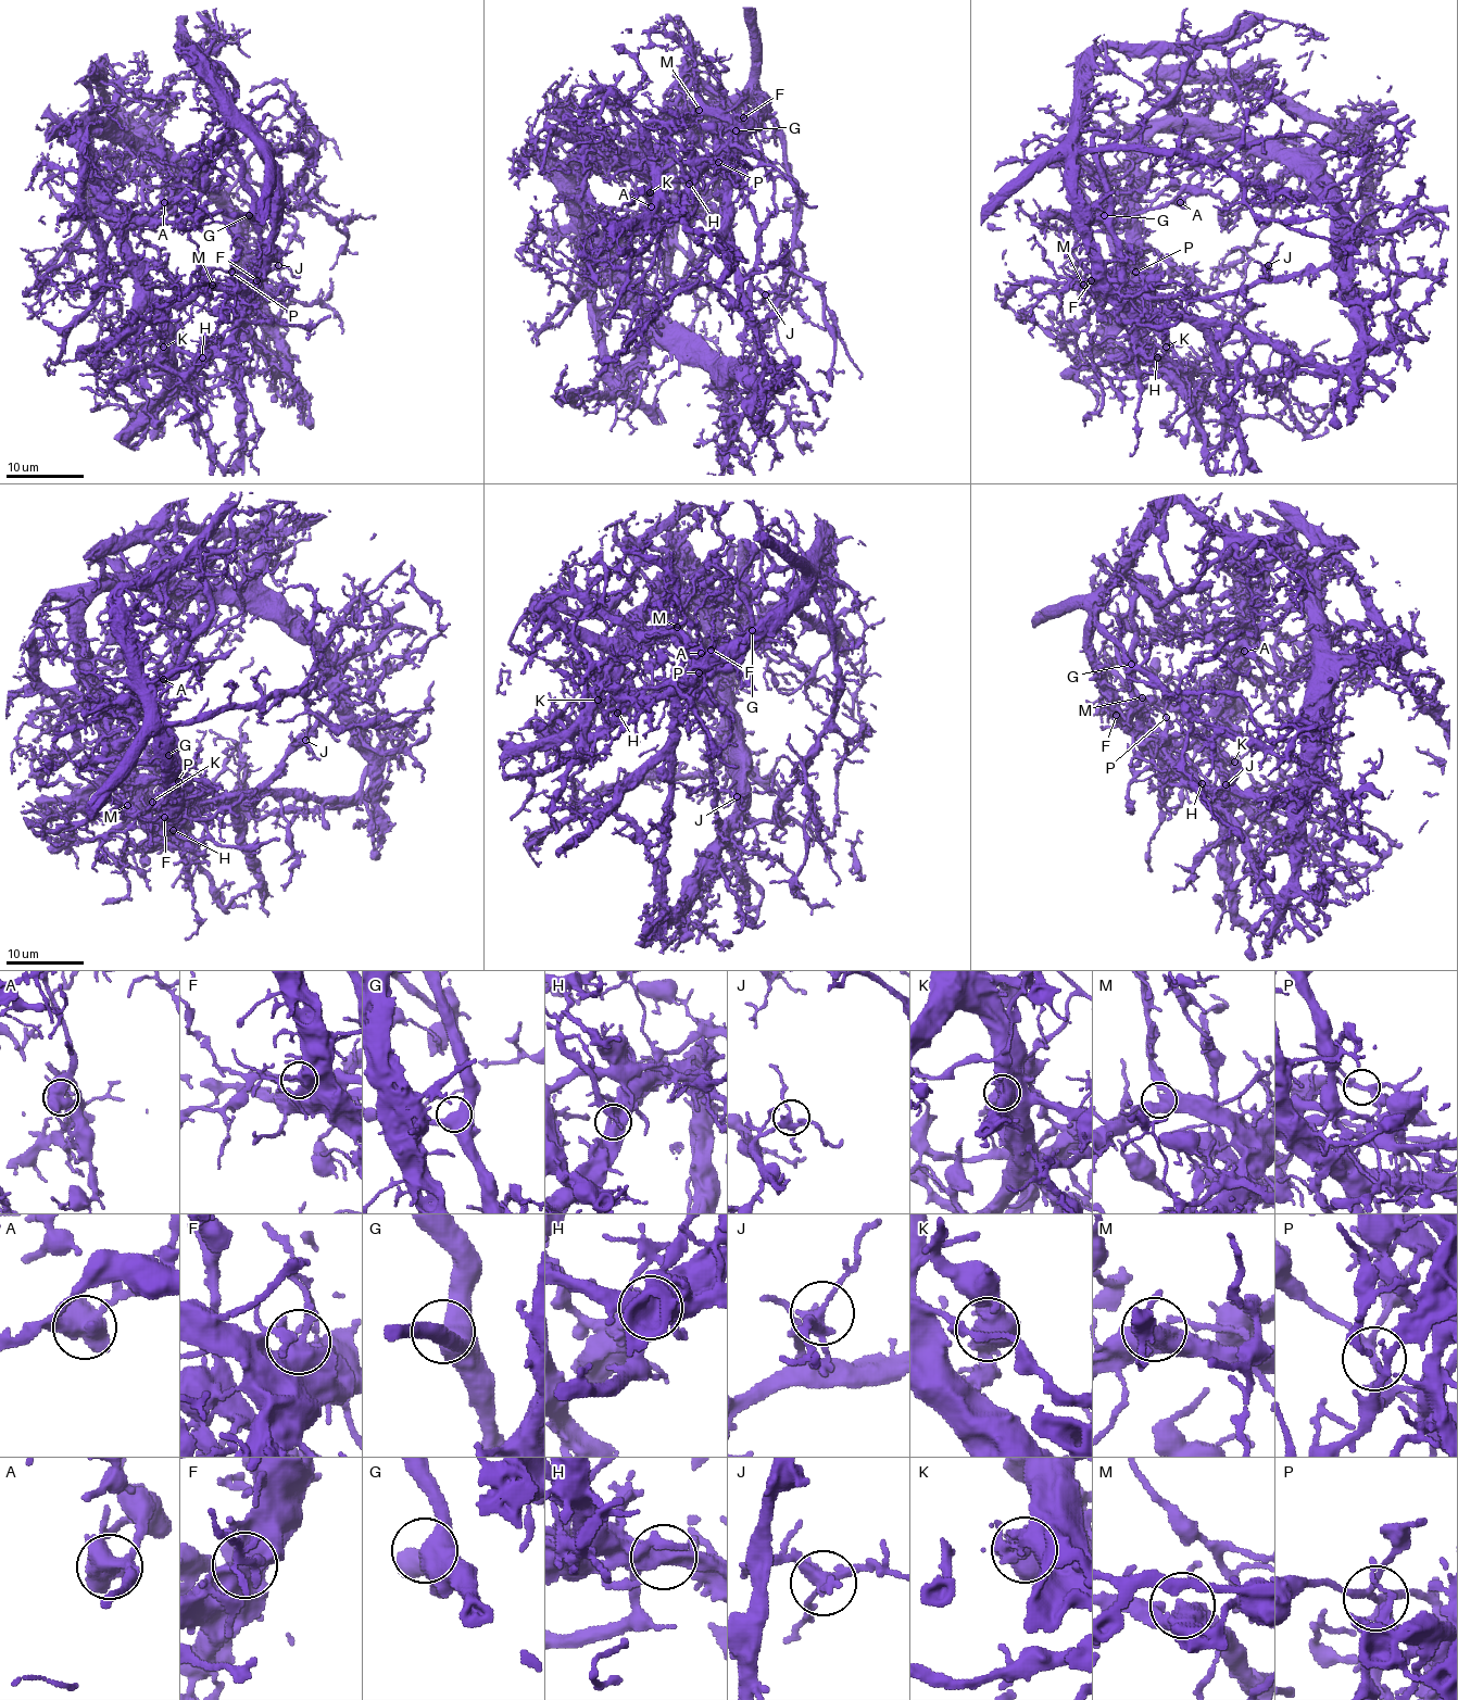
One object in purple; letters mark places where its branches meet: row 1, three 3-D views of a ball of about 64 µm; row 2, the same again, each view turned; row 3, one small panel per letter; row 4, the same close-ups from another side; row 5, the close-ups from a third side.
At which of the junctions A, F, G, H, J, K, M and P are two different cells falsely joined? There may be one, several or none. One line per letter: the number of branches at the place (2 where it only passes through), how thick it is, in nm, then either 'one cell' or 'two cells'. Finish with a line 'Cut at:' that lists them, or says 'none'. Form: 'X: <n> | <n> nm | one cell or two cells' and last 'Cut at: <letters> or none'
A: 3 | 600 nm | two cells
F: 2 | 600 nm | one cell
G: 3 | 480 nm | one cell
H: 3 | 480 nm | two cells
J: 4 | 320 nm | one cell
K: 2 | 850 nm | two cells
M: 3 | 480 nm | one cell
P: 4 | 240 nm | two cells
Cut at: A, H, K, P

